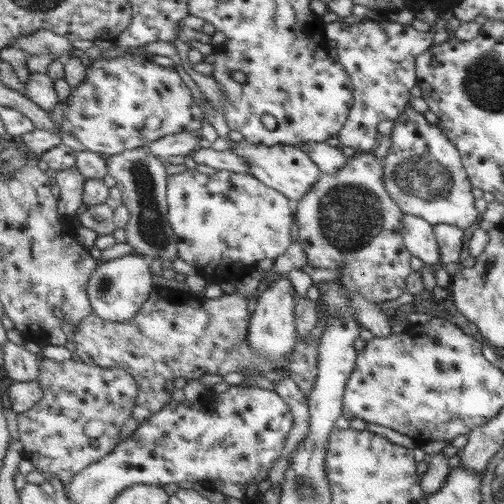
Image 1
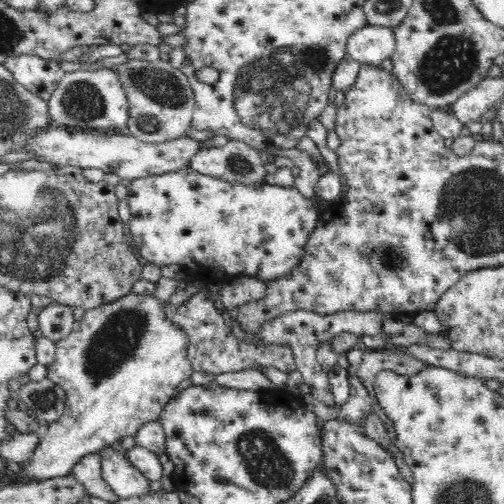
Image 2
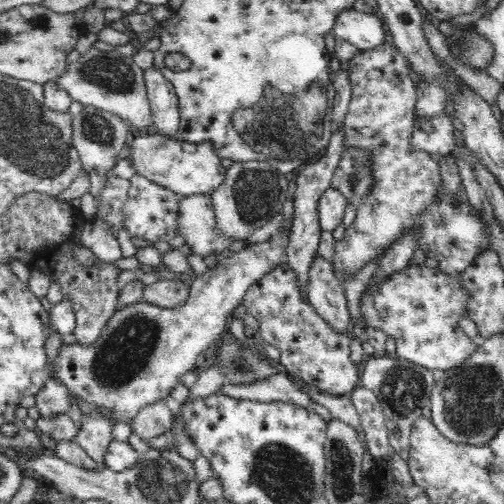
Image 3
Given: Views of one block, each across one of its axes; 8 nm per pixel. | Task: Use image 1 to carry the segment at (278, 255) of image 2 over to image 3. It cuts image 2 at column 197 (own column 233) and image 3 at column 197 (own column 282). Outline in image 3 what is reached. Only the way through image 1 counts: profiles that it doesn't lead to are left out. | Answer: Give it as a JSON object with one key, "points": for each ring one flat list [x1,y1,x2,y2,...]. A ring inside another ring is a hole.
{"points":[[212,194,178,196,174,236,182,236,192,254,208,258,230,250,236,238,226,234,218,222]]}

